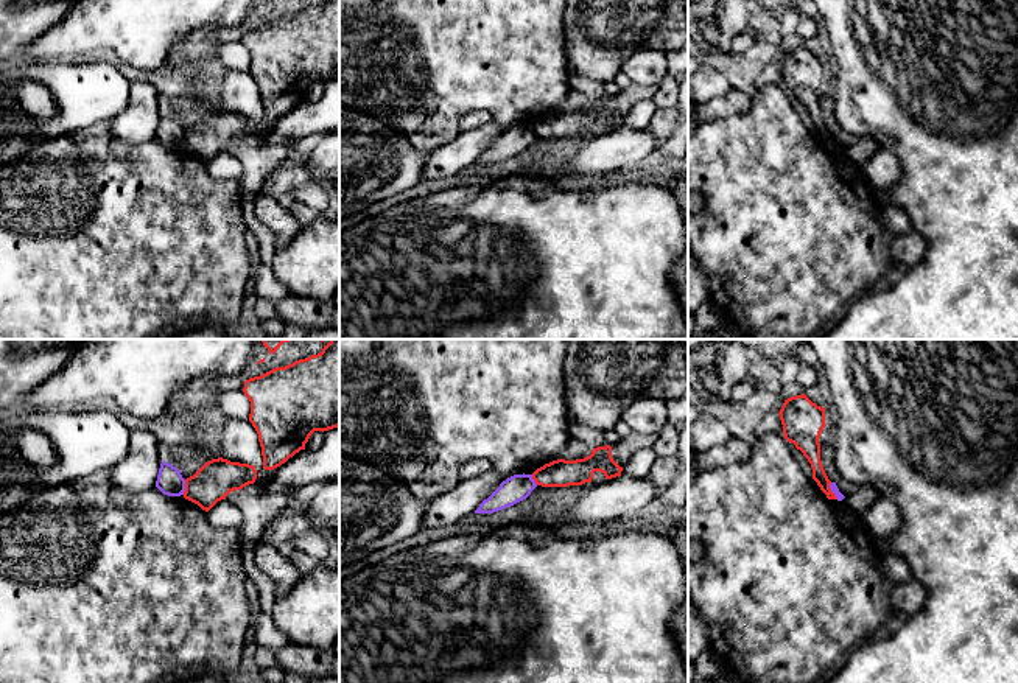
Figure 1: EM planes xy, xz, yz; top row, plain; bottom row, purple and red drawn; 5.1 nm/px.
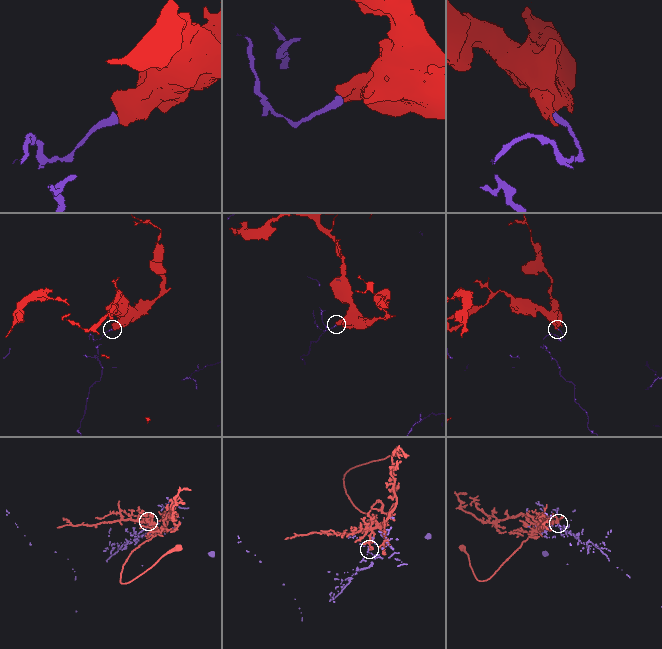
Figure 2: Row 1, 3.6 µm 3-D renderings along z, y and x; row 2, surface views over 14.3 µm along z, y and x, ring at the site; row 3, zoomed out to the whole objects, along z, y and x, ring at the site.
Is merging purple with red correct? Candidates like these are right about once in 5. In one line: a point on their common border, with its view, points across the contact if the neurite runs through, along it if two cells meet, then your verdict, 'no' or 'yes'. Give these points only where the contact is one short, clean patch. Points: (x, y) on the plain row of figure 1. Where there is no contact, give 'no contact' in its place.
xy (184, 139) | along xy (186, 131), (182, 145) | no

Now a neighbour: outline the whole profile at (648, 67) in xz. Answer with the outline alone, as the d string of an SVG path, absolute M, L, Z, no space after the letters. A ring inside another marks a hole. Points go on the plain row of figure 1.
M646 50L630 56L621 72L637 86L658 86L666 75L666 54Z

